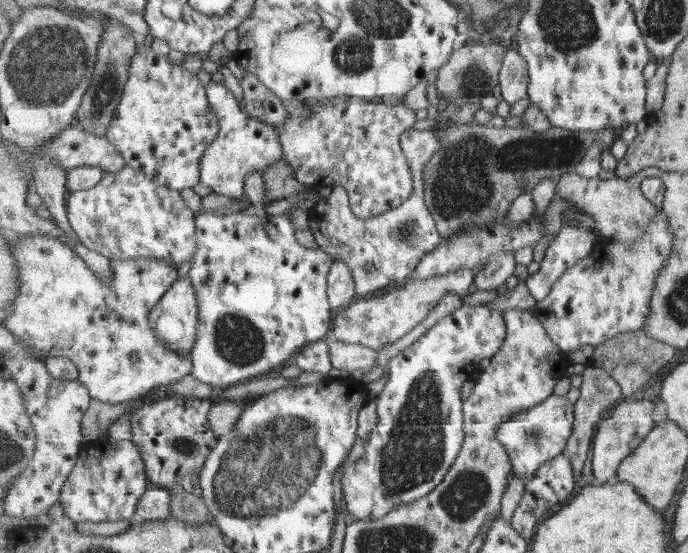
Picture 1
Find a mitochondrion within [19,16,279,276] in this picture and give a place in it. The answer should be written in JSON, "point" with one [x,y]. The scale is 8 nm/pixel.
{"point":[108,82]}

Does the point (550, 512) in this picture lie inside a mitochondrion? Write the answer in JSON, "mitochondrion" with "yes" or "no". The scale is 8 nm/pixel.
{"mitochondrion":"no"}

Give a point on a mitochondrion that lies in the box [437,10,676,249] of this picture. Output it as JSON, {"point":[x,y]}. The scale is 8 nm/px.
{"point":[474,79]}

